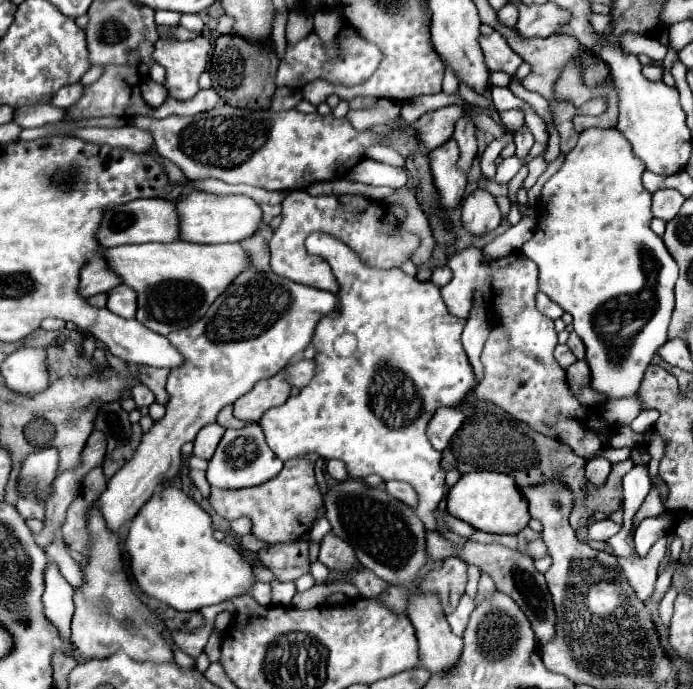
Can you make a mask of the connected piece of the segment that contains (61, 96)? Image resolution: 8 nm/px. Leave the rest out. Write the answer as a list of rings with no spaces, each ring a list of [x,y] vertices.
[[[80,83],[76,85],[68,85],[68,87],[62,87],[54,99],[52,99],[52,105],[56,107],[72,107],[72,103],[78,103],[78,99],[84,95],[84,87]]]

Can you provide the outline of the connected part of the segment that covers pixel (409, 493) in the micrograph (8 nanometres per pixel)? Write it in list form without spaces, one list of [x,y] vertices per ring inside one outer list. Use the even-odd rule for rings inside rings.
[[[388,481],[388,483],[386,483],[386,491],[388,491],[394,499],[402,501],[404,505],[408,505],[410,509],[416,509],[416,507],[418,507],[418,495],[416,495],[416,491],[412,489],[410,483]]]

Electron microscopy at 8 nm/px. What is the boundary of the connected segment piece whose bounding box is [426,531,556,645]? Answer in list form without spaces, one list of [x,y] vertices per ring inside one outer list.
[[[426,531],[426,551],[428,551],[428,557],[434,557],[434,559],[460,557],[466,563],[478,565],[484,573],[488,573],[494,579],[496,589],[512,597],[514,603],[524,611],[524,615],[530,619],[532,631],[540,645],[556,637],[556,611],[554,611],[554,603],[552,603],[552,595],[548,591],[546,579],[542,573],[536,571],[532,559],[526,559],[526,555],[522,555],[520,551],[512,551],[502,545],[480,545],[476,541],[466,541],[462,549],[456,549],[452,541],[448,541],[444,535],[436,531]]]

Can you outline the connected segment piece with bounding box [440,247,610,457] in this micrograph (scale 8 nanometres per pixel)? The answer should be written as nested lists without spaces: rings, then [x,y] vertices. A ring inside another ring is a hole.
[[[468,247],[468,249],[452,255],[448,261],[448,267],[452,269],[454,277],[448,285],[444,285],[440,289],[448,311],[456,317],[466,319],[468,311],[472,307],[472,295],[480,293],[484,297],[486,305],[496,315],[496,323],[498,323],[494,327],[494,331],[490,333],[490,339],[484,345],[484,351],[480,357],[480,361],[484,365],[484,377],[482,377],[480,385],[476,387],[476,399],[494,403],[494,405],[502,407],[512,419],[524,421],[530,427],[534,427],[538,433],[544,433],[548,437],[568,443],[574,449],[574,453],[580,457],[592,457],[600,447],[606,447],[608,437],[610,437],[610,427],[598,415],[588,413],[588,409],[584,409],[580,403],[576,403],[576,399],[572,399],[572,395],[568,395],[568,387],[564,387],[564,369],[556,363],[556,359],[552,355],[554,347],[558,343],[554,323],[536,309],[536,293],[538,293],[536,263],[530,261],[522,253],[514,253],[510,257],[496,259],[496,263],[484,263],[484,259],[480,259],[480,249]]]

